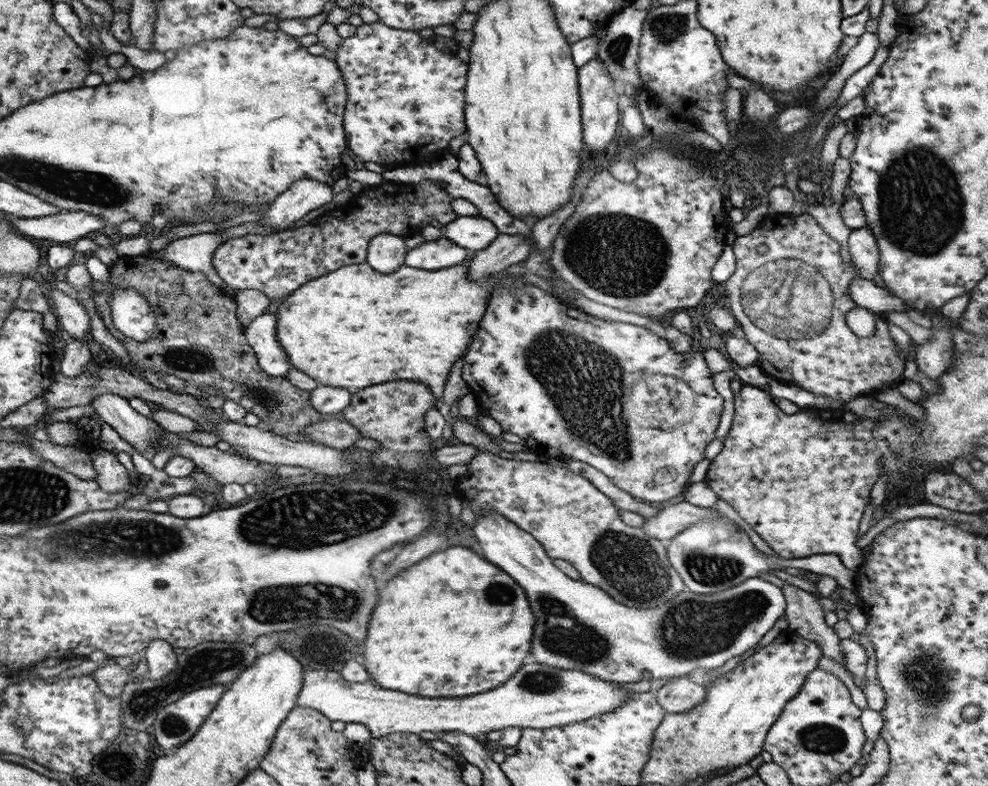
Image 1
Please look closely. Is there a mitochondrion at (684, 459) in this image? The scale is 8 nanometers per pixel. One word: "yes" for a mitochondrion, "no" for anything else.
no

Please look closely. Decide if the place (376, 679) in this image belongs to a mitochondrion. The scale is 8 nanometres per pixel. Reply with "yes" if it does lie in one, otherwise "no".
no

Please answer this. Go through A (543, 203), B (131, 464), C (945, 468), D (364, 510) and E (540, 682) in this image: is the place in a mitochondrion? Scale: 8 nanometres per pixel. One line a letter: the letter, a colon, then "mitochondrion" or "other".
A: other
B: other
C: other
D: mitochondrion
E: mitochondrion

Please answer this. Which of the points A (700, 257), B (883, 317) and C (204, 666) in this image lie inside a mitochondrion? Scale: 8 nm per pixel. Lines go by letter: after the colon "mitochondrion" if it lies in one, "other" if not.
A: other
B: other
C: mitochondrion

